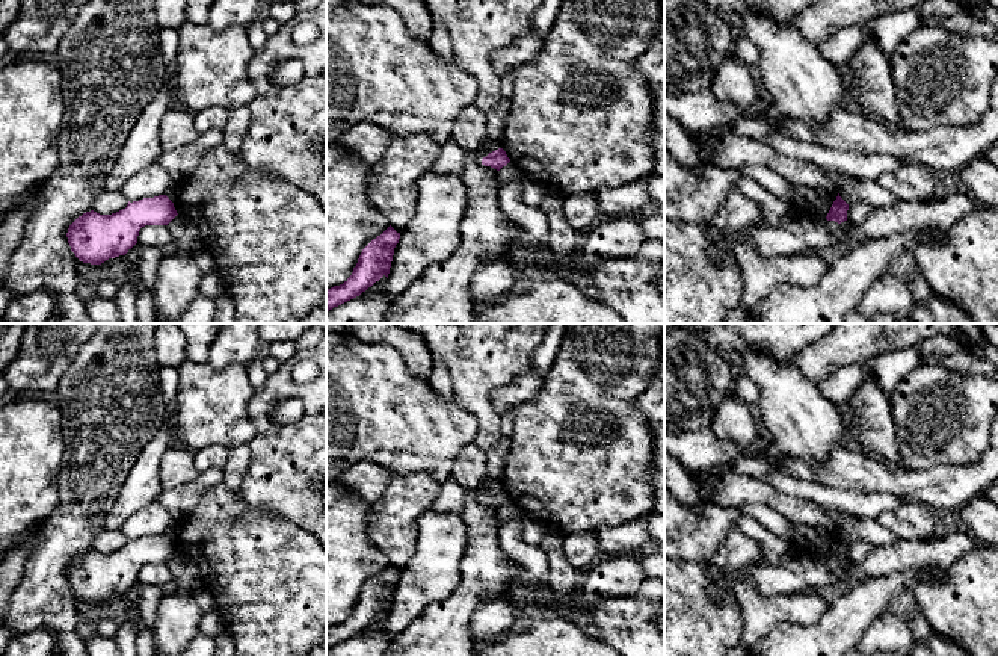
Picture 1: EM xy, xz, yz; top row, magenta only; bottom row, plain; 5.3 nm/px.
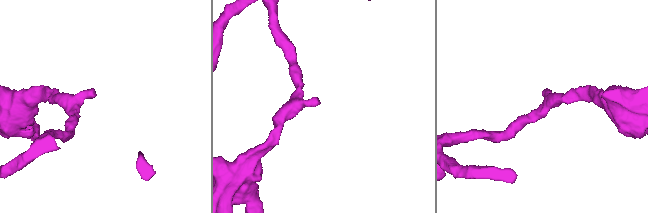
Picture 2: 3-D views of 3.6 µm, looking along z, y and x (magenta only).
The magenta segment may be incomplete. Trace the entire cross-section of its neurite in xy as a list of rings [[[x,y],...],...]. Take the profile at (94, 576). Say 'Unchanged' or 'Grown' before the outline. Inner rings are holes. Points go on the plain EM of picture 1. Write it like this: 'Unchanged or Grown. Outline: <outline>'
Unchanged. Outline: [[[166,534],[128,540],[125,547],[112,553],[83,552],[69,564],[66,576],[80,600],[101,603],[125,594],[137,582],[142,565],[168,564],[177,553]]]

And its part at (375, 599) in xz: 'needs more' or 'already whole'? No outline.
already whole

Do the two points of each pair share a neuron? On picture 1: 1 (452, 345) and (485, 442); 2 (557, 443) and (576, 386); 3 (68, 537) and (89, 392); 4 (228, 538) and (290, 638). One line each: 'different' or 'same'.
1: same
2: same
3: same
4: same

